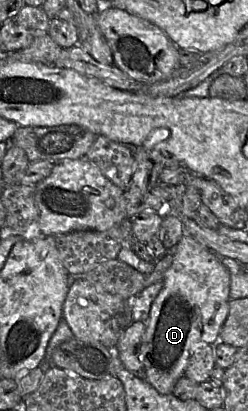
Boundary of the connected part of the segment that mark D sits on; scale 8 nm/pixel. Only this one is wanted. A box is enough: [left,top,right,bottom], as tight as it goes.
[142,233,230,394]

